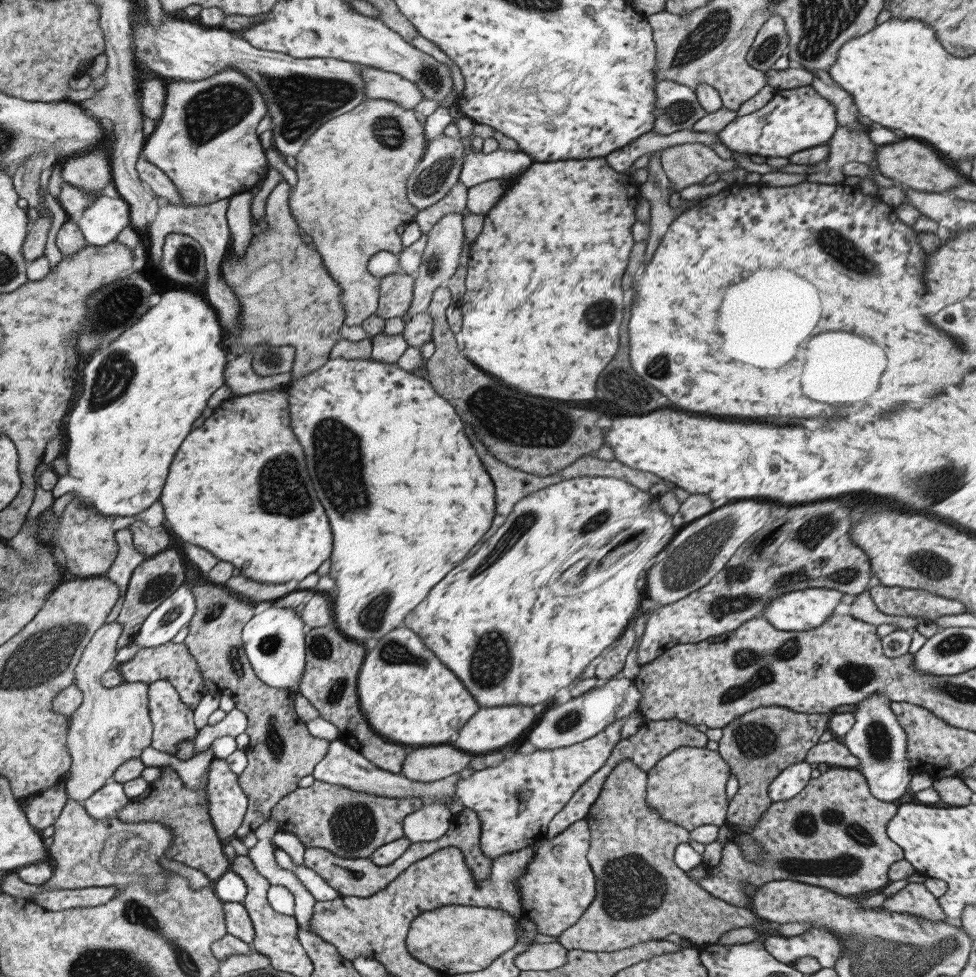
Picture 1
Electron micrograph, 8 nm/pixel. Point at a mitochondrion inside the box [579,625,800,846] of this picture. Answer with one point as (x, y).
(755, 740)

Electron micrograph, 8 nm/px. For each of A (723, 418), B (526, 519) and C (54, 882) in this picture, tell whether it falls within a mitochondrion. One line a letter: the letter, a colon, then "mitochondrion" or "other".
A: other
B: mitochondrion
C: other

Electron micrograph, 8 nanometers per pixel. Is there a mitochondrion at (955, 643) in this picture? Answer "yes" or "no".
yes

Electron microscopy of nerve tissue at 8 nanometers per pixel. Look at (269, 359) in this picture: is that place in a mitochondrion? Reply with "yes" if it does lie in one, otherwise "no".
yes

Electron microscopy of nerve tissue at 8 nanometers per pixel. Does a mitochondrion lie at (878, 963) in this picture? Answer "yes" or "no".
yes

